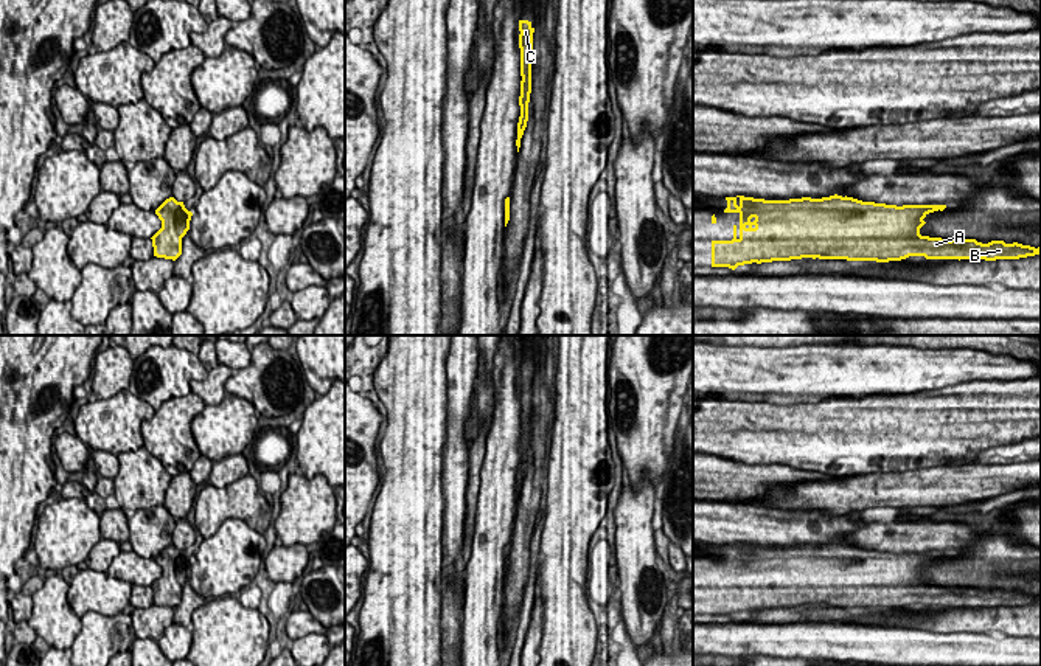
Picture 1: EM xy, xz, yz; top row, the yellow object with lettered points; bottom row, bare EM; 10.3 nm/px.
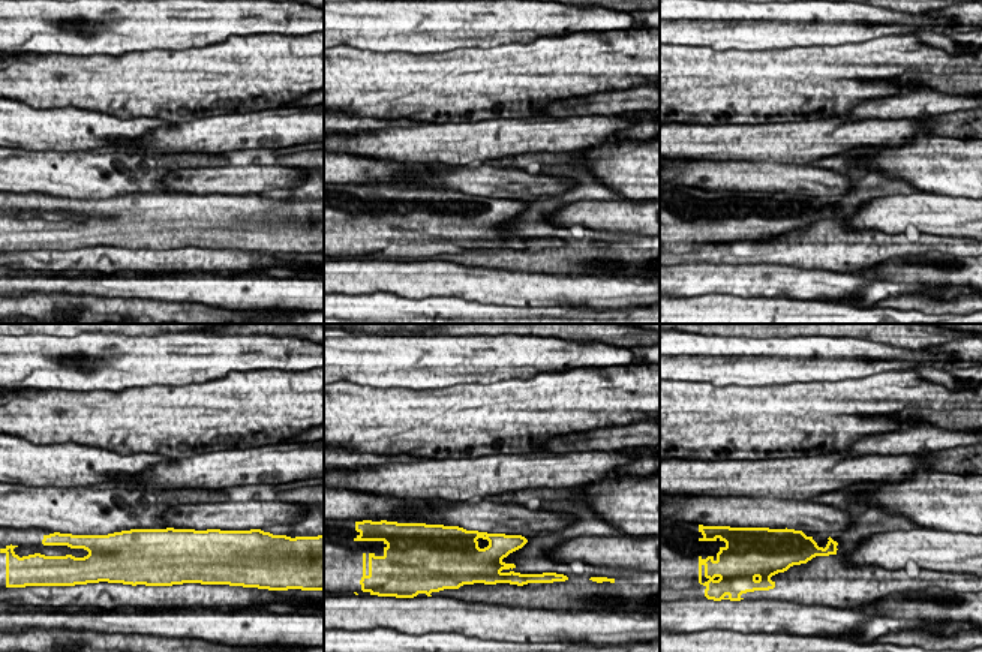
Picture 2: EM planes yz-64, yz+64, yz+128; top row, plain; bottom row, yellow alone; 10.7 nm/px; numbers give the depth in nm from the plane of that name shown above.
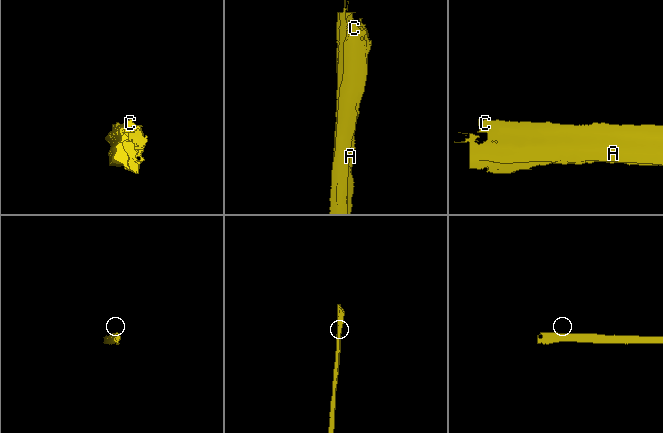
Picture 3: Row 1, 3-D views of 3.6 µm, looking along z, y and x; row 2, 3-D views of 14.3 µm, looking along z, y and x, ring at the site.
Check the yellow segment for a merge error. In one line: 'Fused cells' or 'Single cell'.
Single cell

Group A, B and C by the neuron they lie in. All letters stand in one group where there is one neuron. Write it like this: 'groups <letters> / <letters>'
groups A B C

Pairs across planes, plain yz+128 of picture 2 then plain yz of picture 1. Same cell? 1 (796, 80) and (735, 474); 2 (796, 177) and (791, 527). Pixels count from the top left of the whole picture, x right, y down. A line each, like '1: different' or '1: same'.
1: different
2: different

